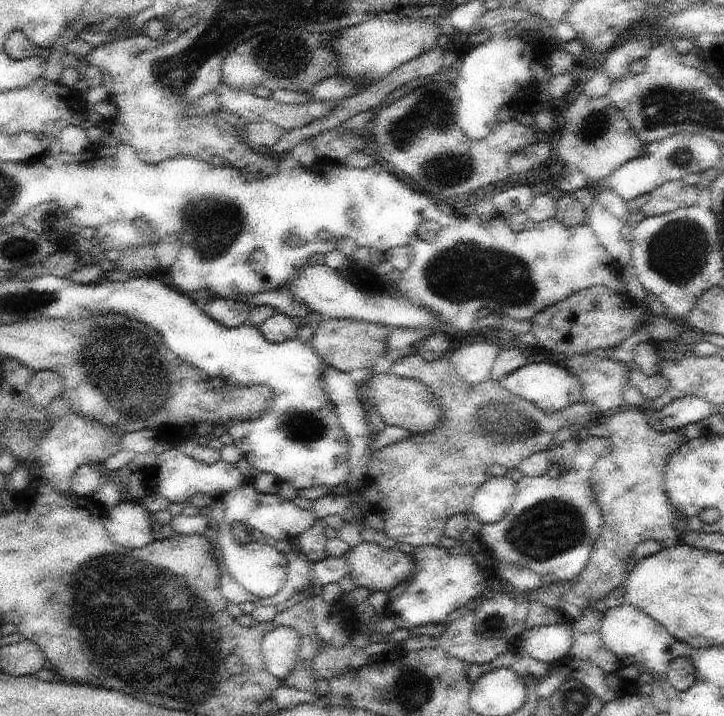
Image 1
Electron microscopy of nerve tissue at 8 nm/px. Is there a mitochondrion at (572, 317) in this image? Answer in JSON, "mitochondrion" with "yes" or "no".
{"mitochondrion":"no"}

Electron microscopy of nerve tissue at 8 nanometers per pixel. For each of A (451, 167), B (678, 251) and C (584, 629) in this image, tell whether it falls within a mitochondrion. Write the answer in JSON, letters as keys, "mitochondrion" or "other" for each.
{"A":"mitochondrion","B":"mitochondrion","C":"other"}

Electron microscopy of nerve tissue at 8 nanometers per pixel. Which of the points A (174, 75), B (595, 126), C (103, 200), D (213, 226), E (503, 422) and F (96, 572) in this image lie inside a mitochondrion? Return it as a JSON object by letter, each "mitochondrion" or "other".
{"A":"mitochondrion","B":"mitochondrion","C":"other","D":"mitochondrion","E":"mitochondrion","F":"mitochondrion"}

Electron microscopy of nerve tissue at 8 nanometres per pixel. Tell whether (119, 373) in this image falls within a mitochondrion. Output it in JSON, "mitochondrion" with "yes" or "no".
{"mitochondrion":"yes"}

